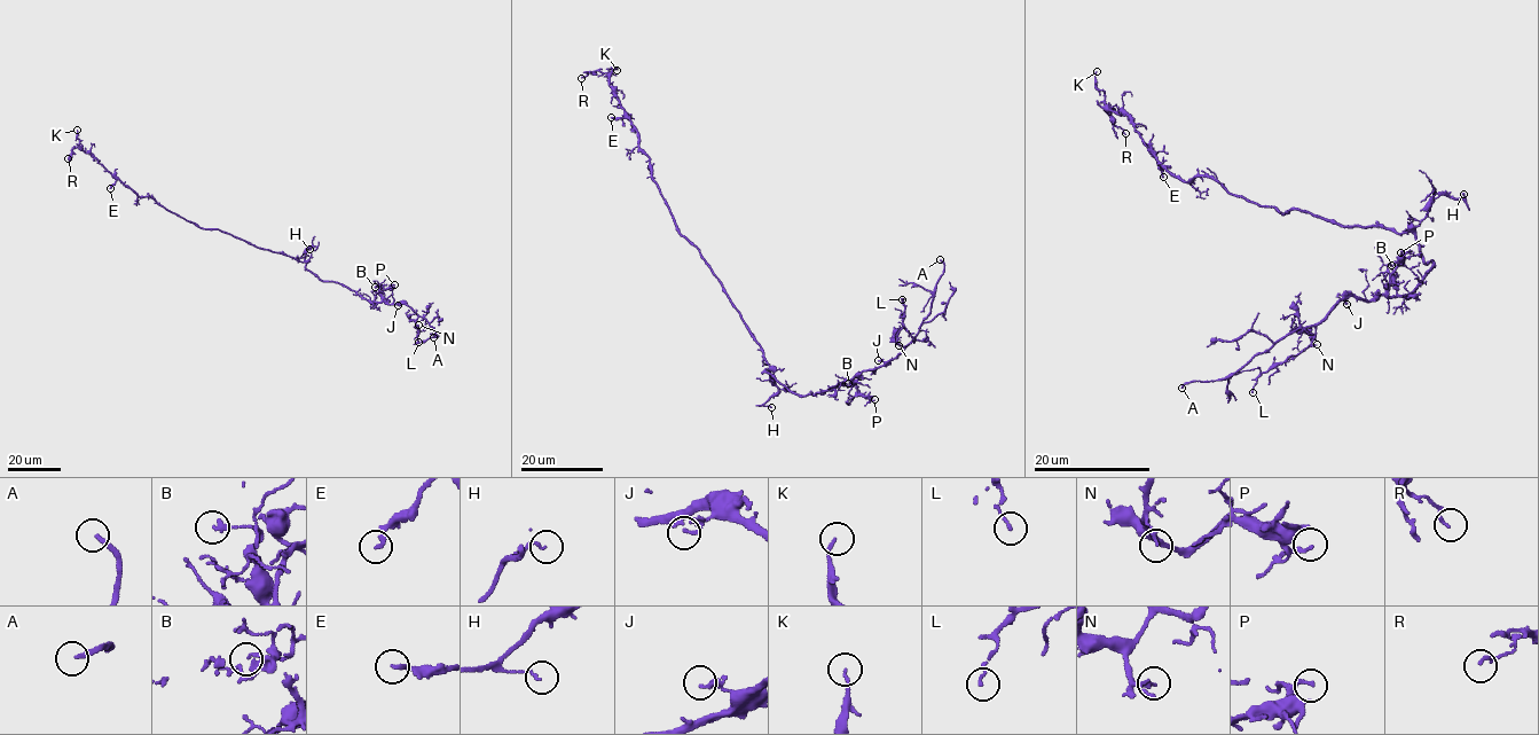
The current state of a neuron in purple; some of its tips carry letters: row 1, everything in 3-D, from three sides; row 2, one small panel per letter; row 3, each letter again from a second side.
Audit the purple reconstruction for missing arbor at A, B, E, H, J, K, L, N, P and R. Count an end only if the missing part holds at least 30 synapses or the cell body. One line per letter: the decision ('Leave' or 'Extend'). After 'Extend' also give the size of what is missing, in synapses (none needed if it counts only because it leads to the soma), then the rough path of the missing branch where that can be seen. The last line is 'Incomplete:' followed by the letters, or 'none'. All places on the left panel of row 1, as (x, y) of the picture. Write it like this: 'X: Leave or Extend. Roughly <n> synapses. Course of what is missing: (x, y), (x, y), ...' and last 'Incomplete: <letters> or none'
A: Extend. Course of what is missing: (433, 337), (423, 344), (455, 334)
B: Leave
E: Leave
H: Leave
J: Leave
K: Leave
L: Leave
N: Leave
P: Leave
R: Leave
Incomplete: A

